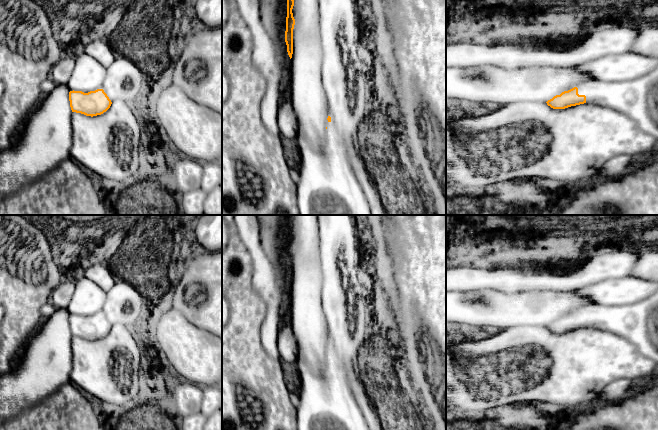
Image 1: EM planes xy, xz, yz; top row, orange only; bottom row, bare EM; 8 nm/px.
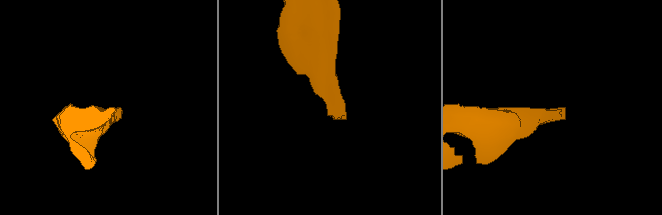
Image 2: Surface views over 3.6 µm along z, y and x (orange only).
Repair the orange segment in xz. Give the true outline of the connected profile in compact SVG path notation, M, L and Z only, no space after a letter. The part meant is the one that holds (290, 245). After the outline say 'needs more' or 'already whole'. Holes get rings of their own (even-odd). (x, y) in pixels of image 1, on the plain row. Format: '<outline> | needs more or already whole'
M289 220L287 222L285 266L287 269L287 276L288 276L290 283L292 282L292 278L293 278L293 253L295 249L295 243L292 237L293 230L294 230L294 224L292 220Z | already whole

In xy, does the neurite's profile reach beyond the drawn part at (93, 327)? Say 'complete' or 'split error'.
split error

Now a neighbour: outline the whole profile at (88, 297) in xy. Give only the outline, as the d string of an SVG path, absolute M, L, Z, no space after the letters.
M84 277L75 281L75 291L67 307L74 315L91 315L100 311L106 298L106 292L95 282Z

